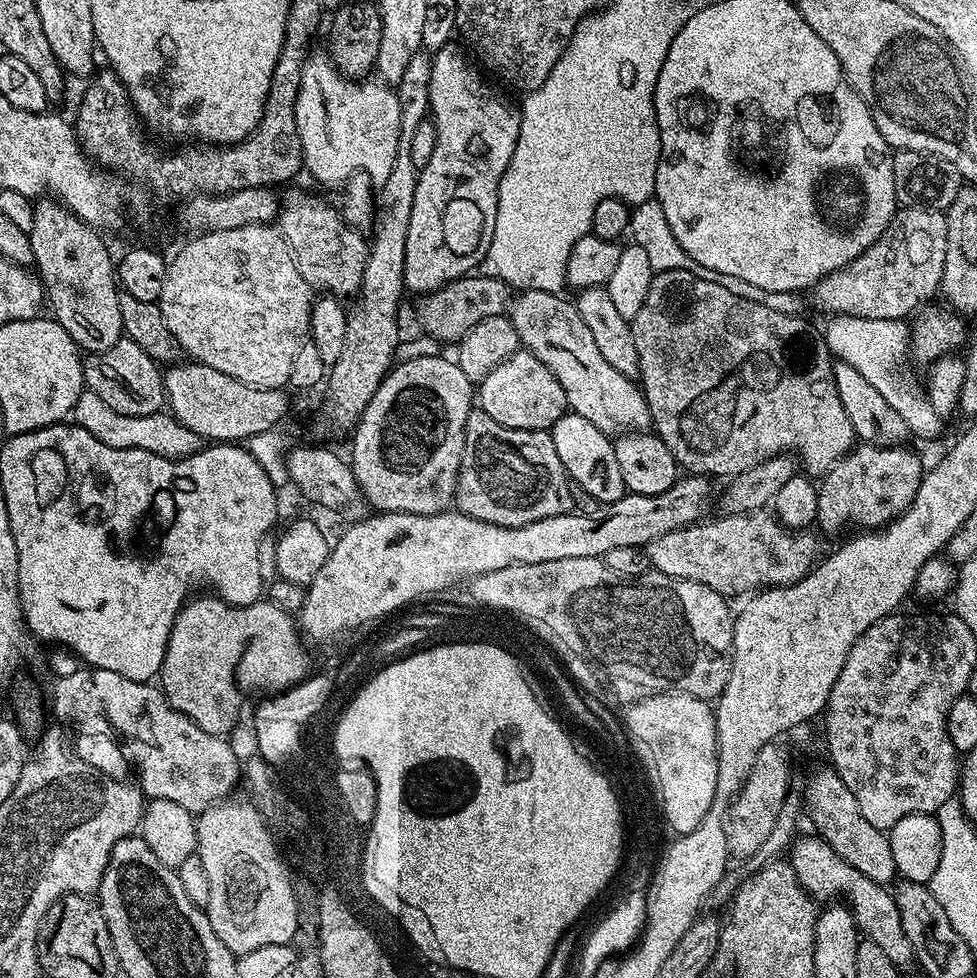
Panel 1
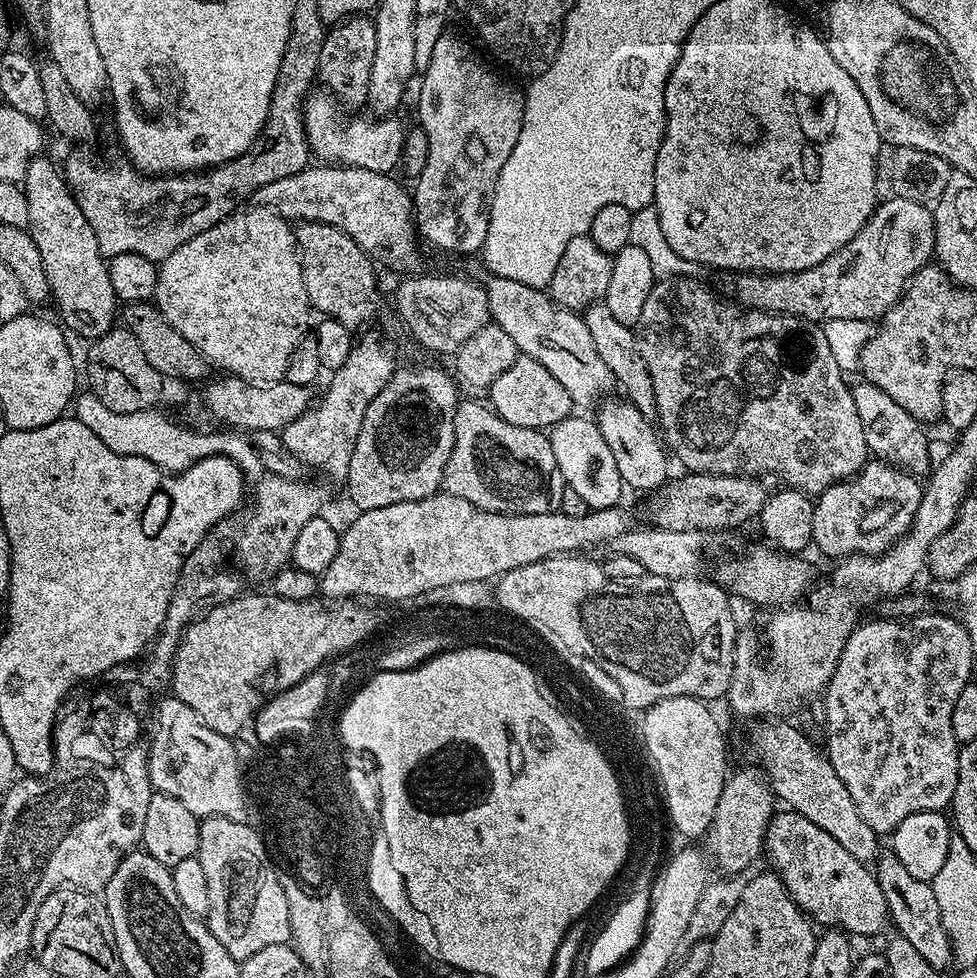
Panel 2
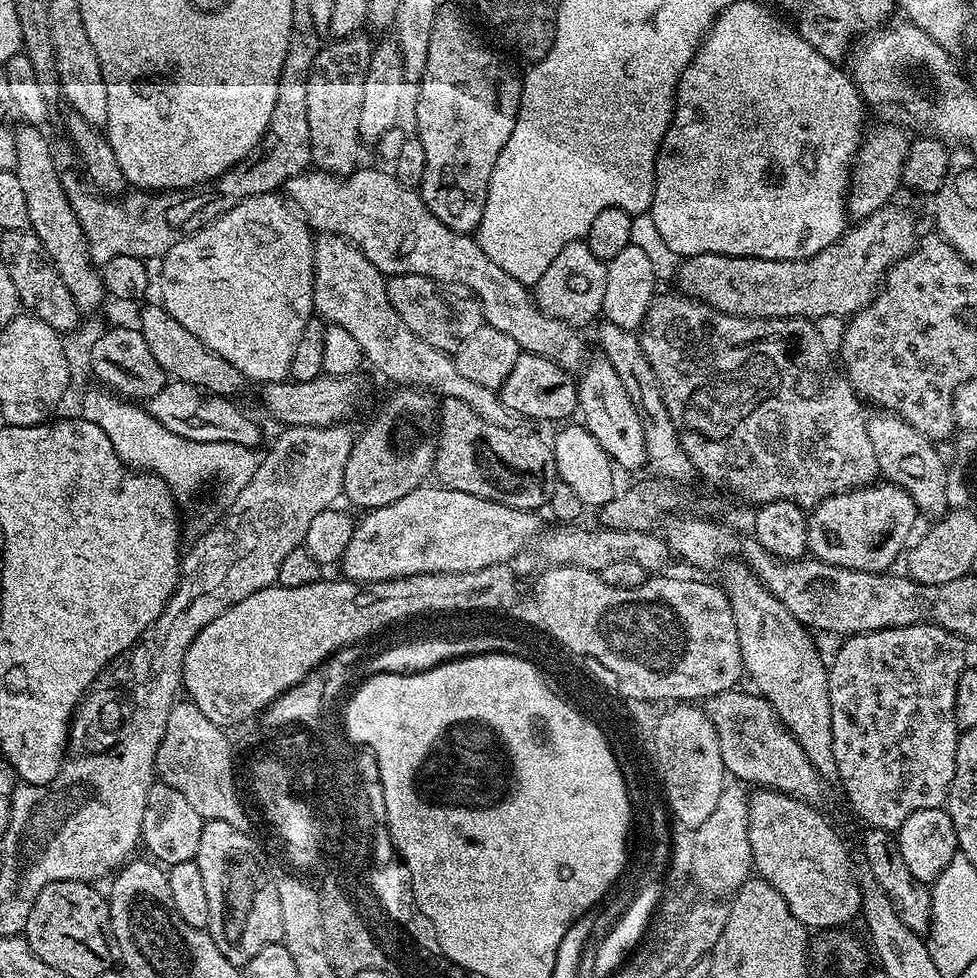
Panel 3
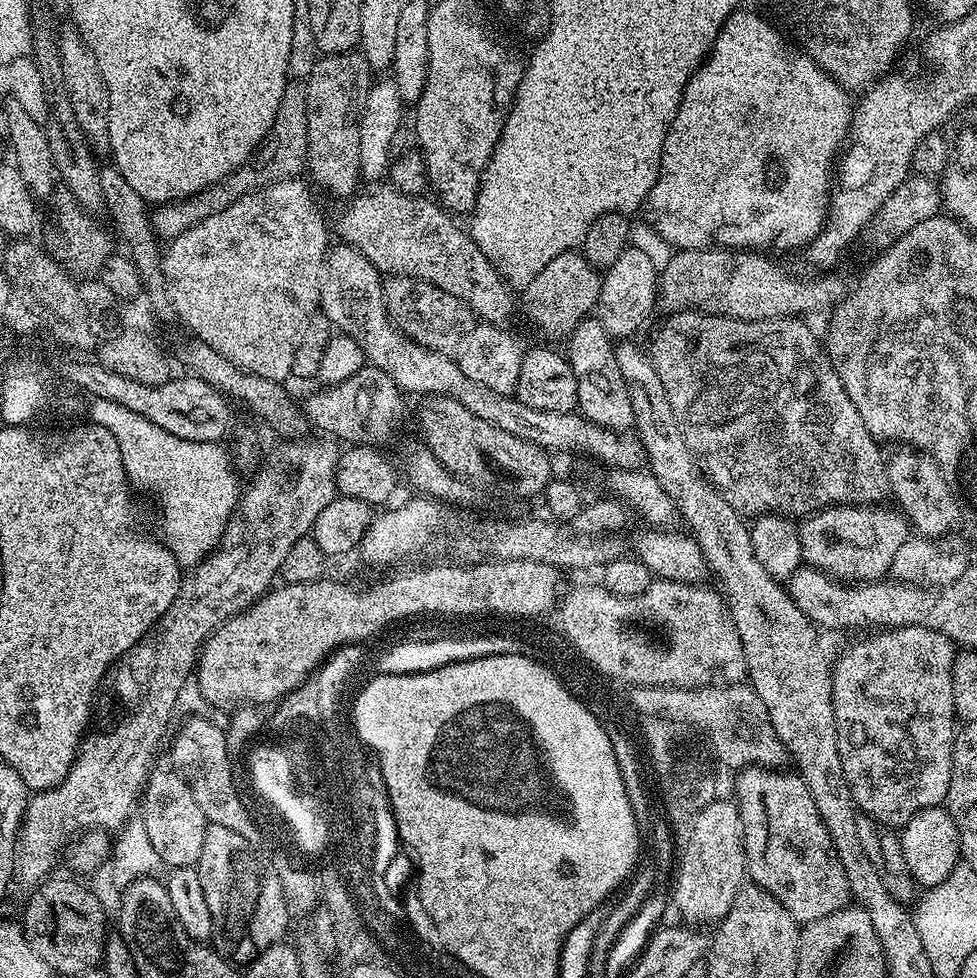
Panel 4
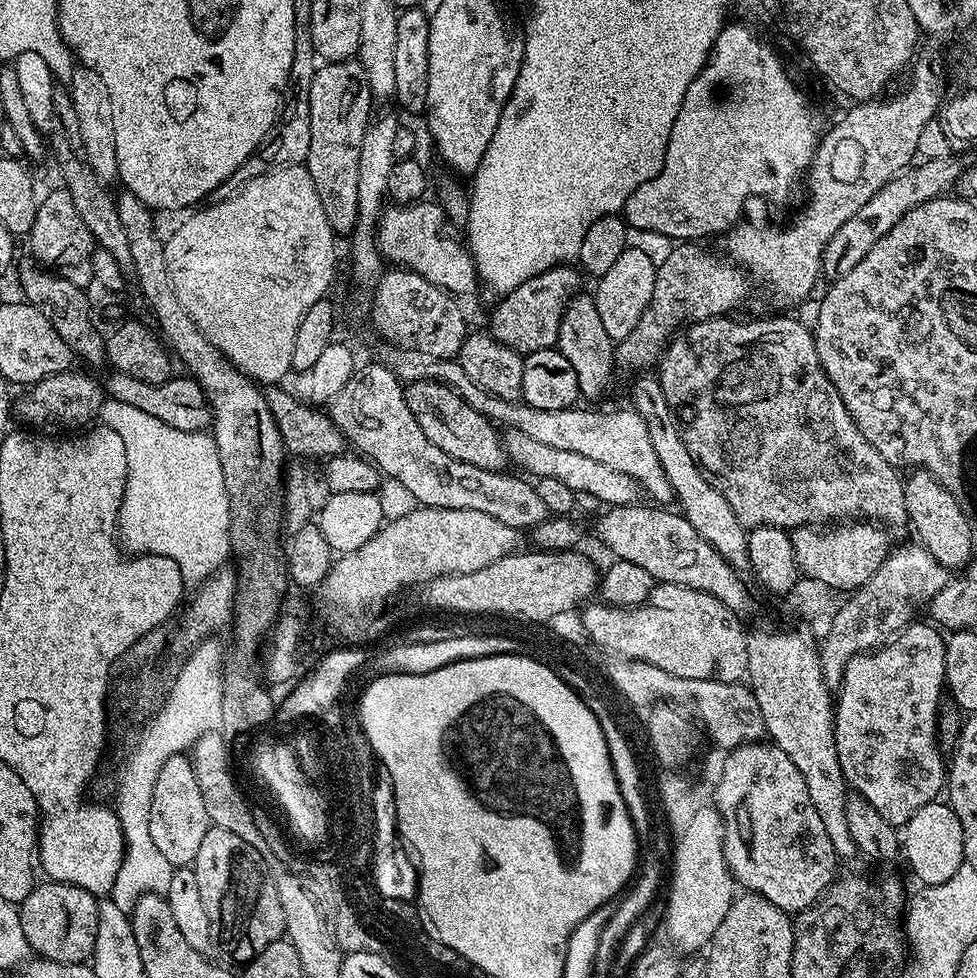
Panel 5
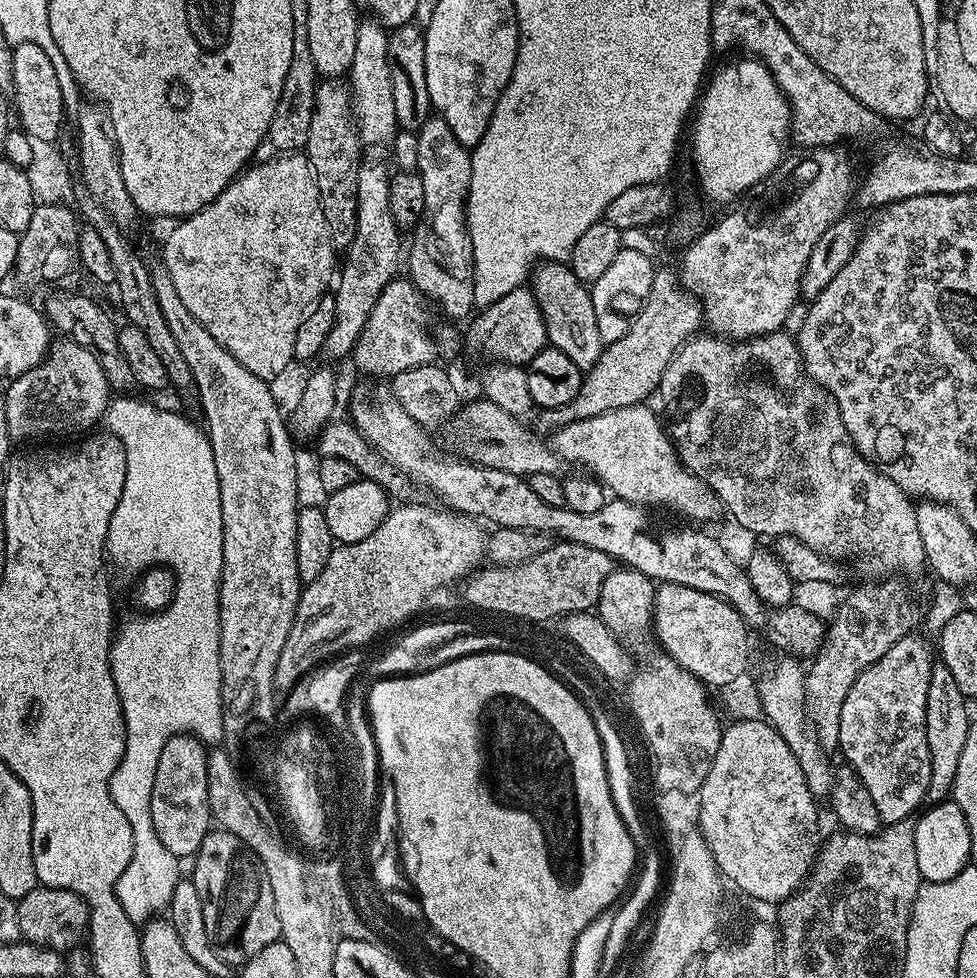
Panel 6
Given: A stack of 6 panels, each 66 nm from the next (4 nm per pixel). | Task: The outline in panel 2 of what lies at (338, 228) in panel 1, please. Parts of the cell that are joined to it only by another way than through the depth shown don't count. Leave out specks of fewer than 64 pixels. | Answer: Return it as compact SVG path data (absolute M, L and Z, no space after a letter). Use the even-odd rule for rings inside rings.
M304 222L295 229L295 233L300 269L302 270L309 305L315 311L317 308L321 312L319 314L321 317L336 320L350 330L357 330L356 328L360 327L363 329L368 326L363 326L363 324L368 324L375 318L376 303L380 300L380 292L376 289L376 272L372 269L374 267L372 257L360 249L358 242L354 242L354 238L350 238L350 234L346 234L329 224Z

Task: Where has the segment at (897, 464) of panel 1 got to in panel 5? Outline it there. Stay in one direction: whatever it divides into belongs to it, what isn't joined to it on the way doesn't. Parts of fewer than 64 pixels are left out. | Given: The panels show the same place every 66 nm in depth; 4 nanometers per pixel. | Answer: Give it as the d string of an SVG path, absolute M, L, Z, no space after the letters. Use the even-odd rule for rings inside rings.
M836 522L831 526L791 529L794 558L801 573L835 588L837 593L851 594L875 574L890 551L887 527L876 522Z

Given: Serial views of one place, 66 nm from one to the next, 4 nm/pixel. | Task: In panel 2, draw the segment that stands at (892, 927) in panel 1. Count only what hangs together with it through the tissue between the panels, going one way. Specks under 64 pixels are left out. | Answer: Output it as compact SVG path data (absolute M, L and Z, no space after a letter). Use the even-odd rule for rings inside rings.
M791 810L780 811L773 815L768 824L764 835L764 852L771 871L780 877L790 898L800 907L801 912L817 925L838 928L853 937L876 936L884 927L887 929L890 917L886 897L882 894L882 886L878 886L875 871L865 861L849 854L834 838L830 838L830 834L822 830L822 826L814 826L810 818L802 818L802 814Z

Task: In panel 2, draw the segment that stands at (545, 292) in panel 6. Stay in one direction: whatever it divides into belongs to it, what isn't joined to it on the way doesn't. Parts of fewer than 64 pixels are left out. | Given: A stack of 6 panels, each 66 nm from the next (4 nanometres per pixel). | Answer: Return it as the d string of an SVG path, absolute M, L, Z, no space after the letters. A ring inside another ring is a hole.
M605 399L595 409L596 425L602 430L602 438L606 438L606 446L610 446L610 451L614 454L614 463L618 465L618 474L622 474L625 485L629 489L637 488L644 494L651 494L670 480L669 449L661 433L654 427L653 421L647 420L635 406L623 399L620 399L621 401L611 399Z

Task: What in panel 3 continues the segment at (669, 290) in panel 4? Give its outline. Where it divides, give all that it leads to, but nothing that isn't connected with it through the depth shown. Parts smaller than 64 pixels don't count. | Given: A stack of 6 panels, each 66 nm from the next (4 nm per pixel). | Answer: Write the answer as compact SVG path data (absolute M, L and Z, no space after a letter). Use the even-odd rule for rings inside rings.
M889 202L884 207L874 210L866 219L853 223L839 240L829 248L823 248L810 260L767 260L749 256L723 256L722 254L698 254L679 261L674 280L683 295L694 300L701 300L714 310L745 316L755 320L816 320L823 315L836 315L851 318L876 297L882 287L886 273L904 256L909 256L916 249L916 220L896 202Z

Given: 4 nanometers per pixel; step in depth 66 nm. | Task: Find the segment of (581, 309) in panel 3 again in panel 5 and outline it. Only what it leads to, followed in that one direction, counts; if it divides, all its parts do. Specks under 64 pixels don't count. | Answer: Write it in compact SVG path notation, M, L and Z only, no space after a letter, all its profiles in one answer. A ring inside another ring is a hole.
M551 268L522 282L522 286L510 290L505 296L499 297L500 305L492 312L492 337L521 354L537 352L543 348L555 348L558 326L564 317L566 301L579 289L576 287L580 284L581 273L573 268Z

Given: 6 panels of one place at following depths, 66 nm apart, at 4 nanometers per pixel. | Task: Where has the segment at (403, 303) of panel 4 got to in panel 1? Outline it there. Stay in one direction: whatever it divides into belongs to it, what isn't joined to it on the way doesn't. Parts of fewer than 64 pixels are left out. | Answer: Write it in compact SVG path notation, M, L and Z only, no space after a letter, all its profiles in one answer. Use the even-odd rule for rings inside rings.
M483 274L459 276L448 284L441 285L421 295L416 304L416 316L420 324L436 340L445 340L455 345L464 339L470 329L491 316L503 316L510 304L510 288L503 280Z

